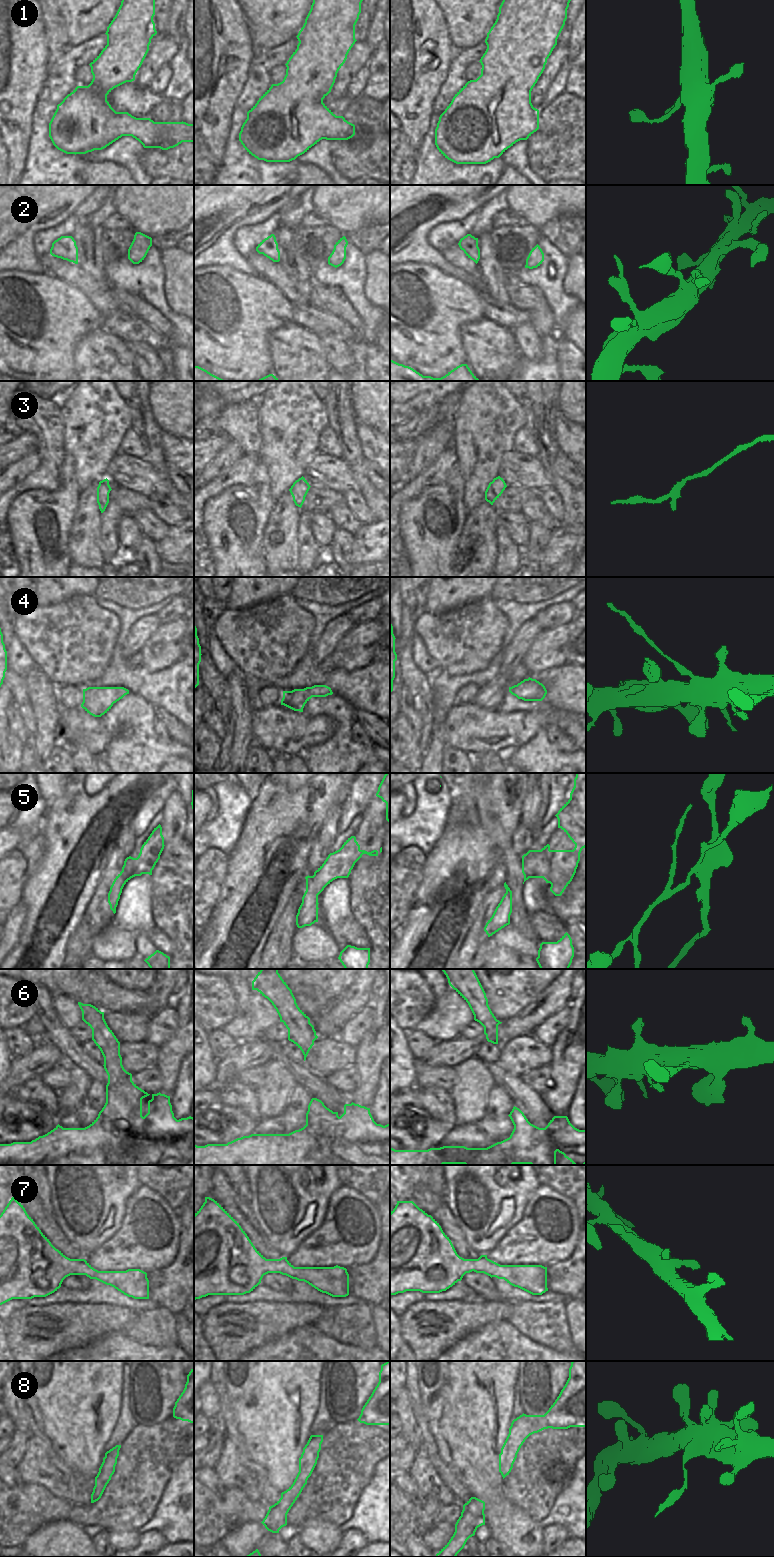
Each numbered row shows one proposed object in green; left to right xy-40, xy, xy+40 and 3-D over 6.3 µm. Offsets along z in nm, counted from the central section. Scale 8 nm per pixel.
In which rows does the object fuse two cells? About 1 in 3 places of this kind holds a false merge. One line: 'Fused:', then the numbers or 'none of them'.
Fused: 4, 5, 8

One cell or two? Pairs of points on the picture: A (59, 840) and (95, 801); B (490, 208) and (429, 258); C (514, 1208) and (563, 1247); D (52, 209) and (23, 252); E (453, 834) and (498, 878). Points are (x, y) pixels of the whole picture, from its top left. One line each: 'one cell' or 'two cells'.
A: one cell
B: two cells
C: two cells
D: one cell
E: two cells

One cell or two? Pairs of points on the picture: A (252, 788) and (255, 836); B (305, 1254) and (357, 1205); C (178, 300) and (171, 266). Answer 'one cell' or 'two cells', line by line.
A: two cells
B: one cell
C: one cell

